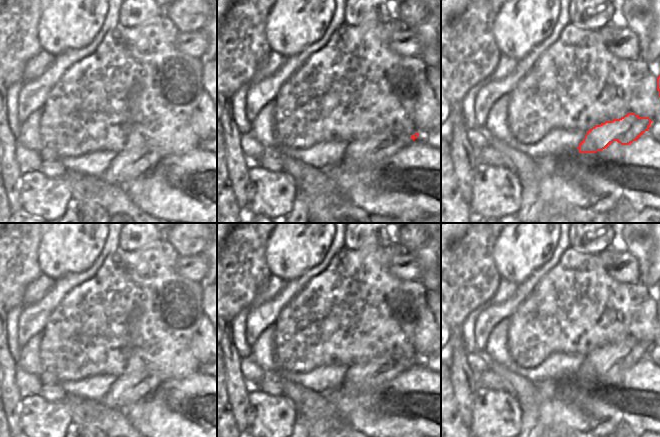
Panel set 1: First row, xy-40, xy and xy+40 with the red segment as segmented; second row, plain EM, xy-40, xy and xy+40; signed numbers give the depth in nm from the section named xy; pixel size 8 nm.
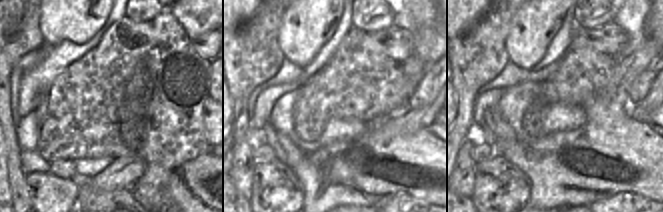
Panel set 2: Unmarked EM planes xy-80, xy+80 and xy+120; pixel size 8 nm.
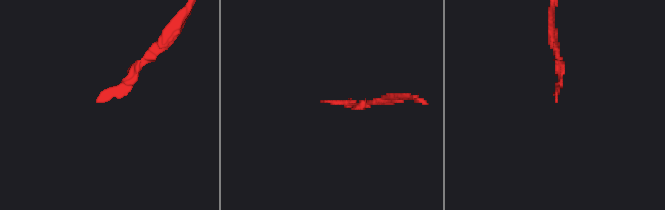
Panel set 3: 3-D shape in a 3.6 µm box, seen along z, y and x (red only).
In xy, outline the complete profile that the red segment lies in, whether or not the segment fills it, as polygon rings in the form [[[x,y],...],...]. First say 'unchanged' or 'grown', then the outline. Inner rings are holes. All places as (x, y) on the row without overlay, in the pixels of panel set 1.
grown; [[[416,355],[413,359],[401,359],[393,365],[384,365],[377,359],[369,363],[351,365],[340,387],[349,393],[369,391],[409,369],[417,361]]]

